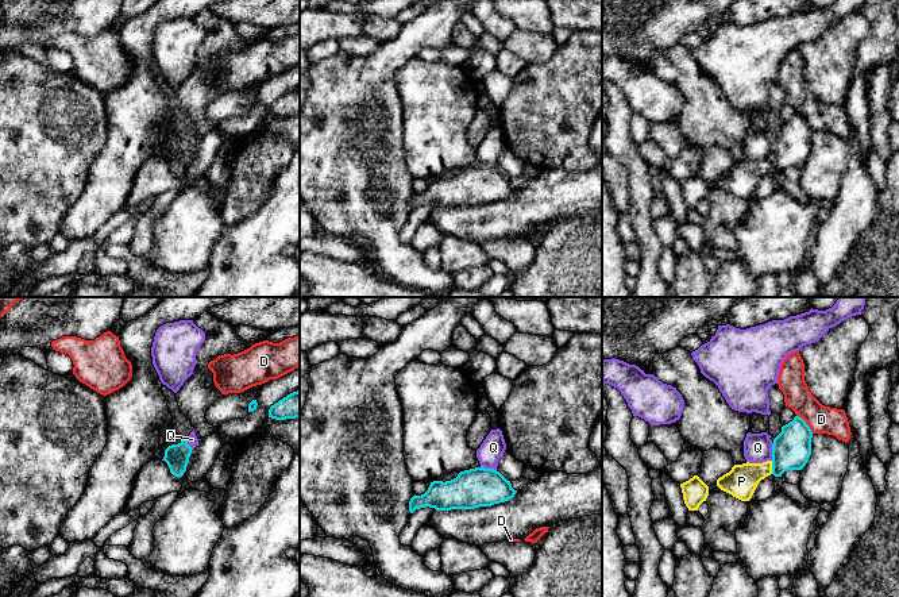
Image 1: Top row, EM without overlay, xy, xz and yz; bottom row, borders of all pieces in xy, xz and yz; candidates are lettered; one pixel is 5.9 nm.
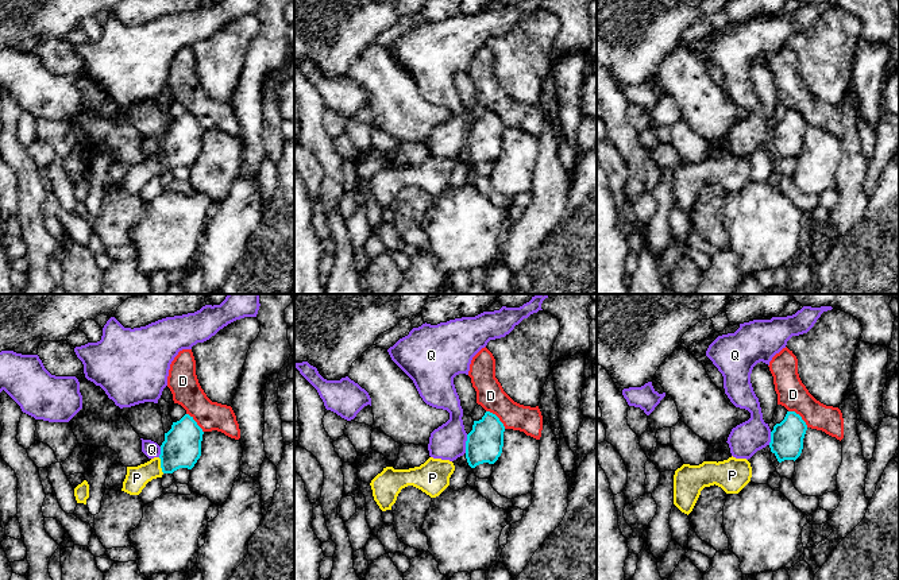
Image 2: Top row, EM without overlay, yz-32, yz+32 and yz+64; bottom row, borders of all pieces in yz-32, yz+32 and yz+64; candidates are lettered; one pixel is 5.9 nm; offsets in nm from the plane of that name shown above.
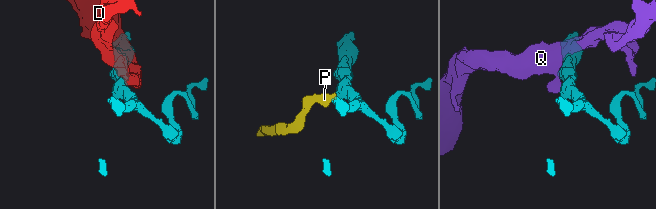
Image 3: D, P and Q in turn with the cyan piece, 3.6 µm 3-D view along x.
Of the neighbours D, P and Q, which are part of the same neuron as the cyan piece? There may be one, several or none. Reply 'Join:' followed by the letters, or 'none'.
Join: P

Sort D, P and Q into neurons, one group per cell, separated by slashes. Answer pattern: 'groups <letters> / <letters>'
groups D / P / Q

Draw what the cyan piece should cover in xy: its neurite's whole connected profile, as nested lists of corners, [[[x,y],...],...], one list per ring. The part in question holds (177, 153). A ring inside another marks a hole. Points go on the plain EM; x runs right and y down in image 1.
[[[182,136],[178,142],[171,142],[165,147],[165,158],[174,174],[182,174],[186,169],[192,145],[186,136]]]

